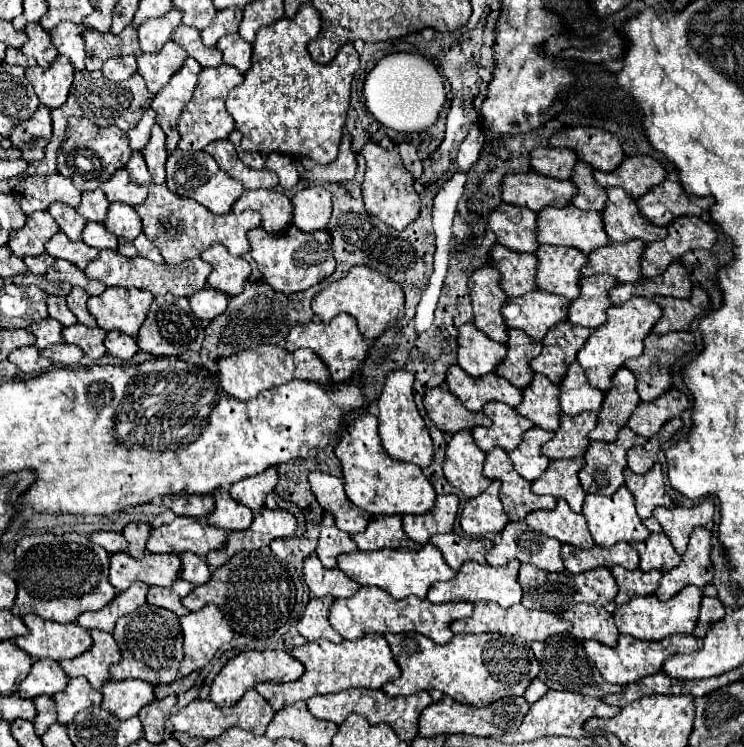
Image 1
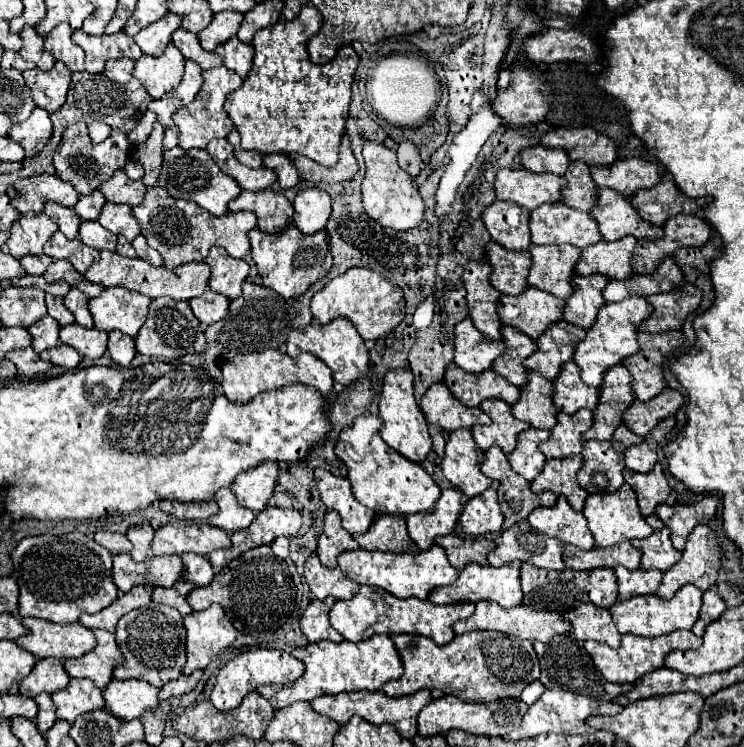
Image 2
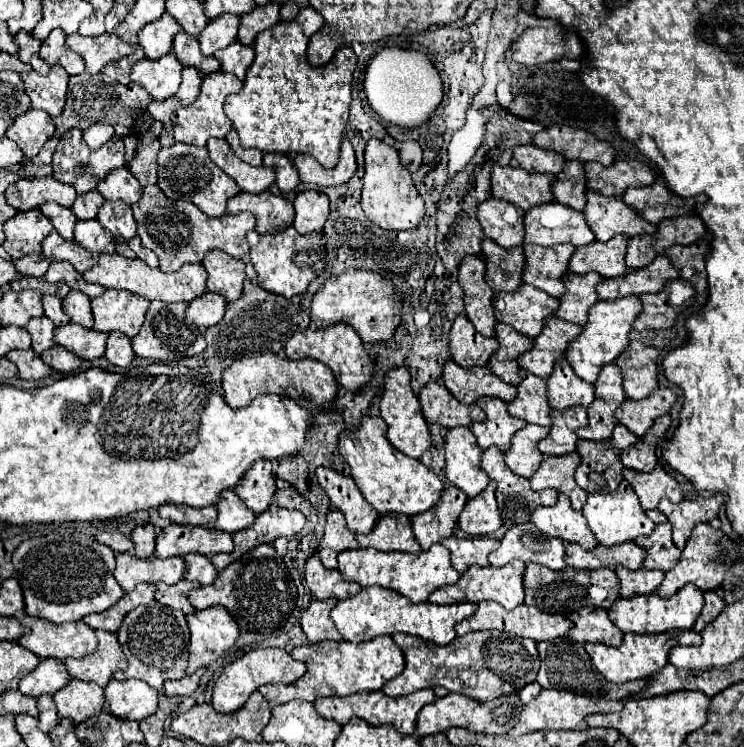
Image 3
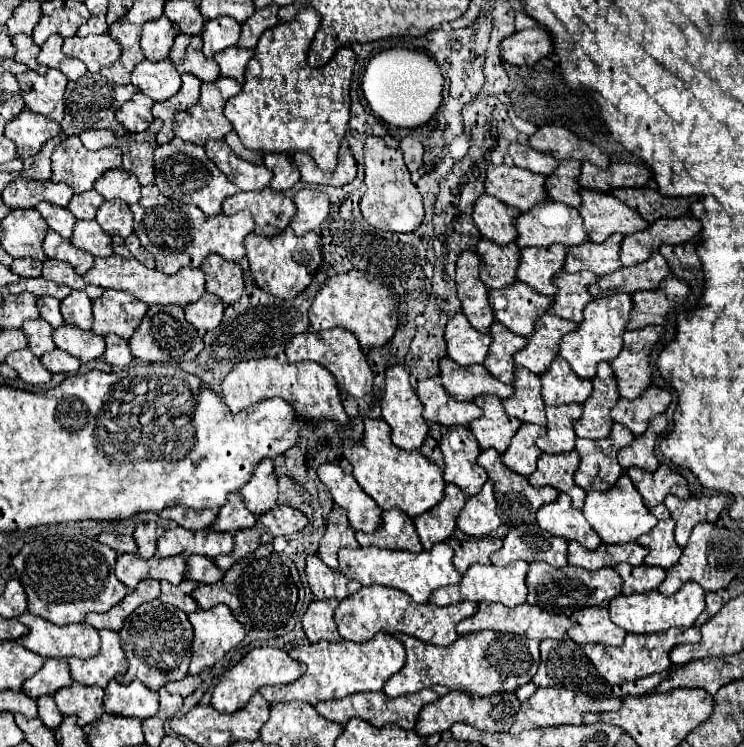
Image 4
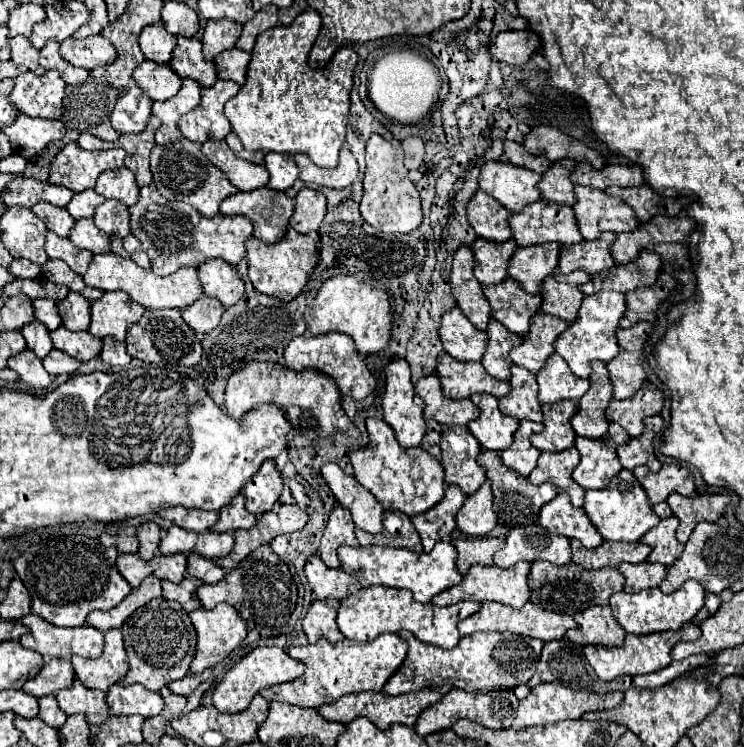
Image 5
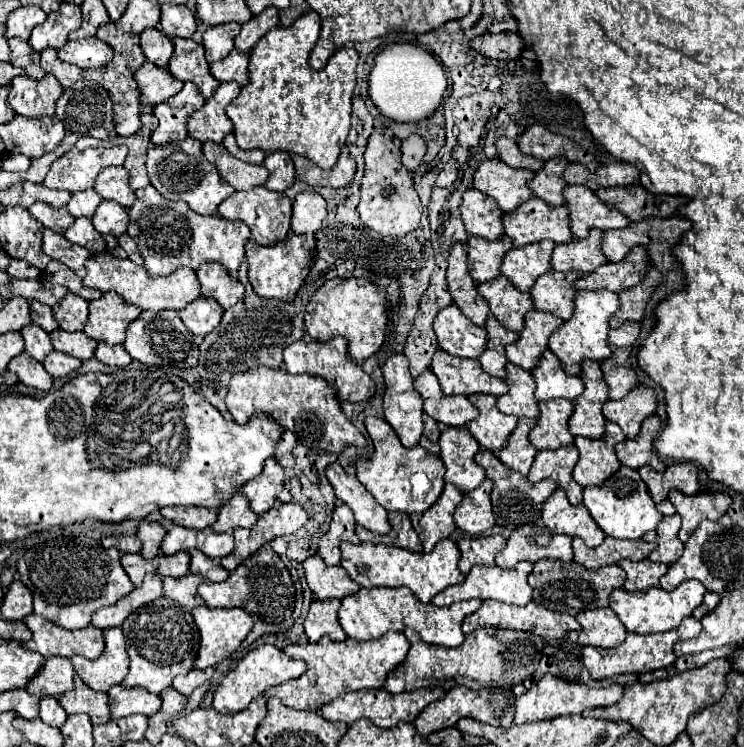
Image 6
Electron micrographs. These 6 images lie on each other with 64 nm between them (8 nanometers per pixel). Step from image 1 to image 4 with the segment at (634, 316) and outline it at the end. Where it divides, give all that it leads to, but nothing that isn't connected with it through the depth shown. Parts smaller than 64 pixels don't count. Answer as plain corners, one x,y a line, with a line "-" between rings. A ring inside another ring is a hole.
610,296
610,298
594,298
584,308
584,322
578,326
578,330
564,336
560,344
560,356
568,360
572,370
586,380
592,380
596,376
596,366
600,362
614,360
622,350
622,334
626,330
626,324
630,320
632,312
632,296

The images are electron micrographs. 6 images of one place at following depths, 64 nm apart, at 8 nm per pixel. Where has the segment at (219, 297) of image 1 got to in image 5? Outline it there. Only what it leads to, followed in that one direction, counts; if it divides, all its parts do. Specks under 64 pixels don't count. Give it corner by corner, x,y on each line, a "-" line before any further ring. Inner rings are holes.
200,296
192,306
186,306
182,310
182,316
186,320
186,324
196,332
196,334
208,334
210,330
214,330
220,322
220,316
224,312
224,306
212,298
212,296

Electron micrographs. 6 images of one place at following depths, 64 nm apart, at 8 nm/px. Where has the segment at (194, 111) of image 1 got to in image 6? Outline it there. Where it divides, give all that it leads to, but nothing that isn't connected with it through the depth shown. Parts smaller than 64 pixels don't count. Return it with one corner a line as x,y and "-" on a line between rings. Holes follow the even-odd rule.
236,82
218,84
216,92
206,100
206,104
192,112
192,118
188,118
188,136
200,142
222,142
224,136
232,132
232,122
226,116
226,106
238,96
238,92
240,86

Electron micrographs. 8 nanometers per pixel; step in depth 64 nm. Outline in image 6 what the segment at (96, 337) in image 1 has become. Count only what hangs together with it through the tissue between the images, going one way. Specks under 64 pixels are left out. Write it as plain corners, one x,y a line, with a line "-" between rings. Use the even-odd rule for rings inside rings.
56,328
50,334
50,338
54,344
54,350
66,352
78,360
90,360
98,346
98,342
90,338
86,332
66,332
62,328

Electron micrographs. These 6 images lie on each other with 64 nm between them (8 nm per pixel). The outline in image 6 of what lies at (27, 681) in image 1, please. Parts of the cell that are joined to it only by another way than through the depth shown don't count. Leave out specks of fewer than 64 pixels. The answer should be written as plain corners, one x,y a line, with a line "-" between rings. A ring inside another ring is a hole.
48,658
42,670
26,684
30,694
42,696
60,696
74,688
74,666
70,658

